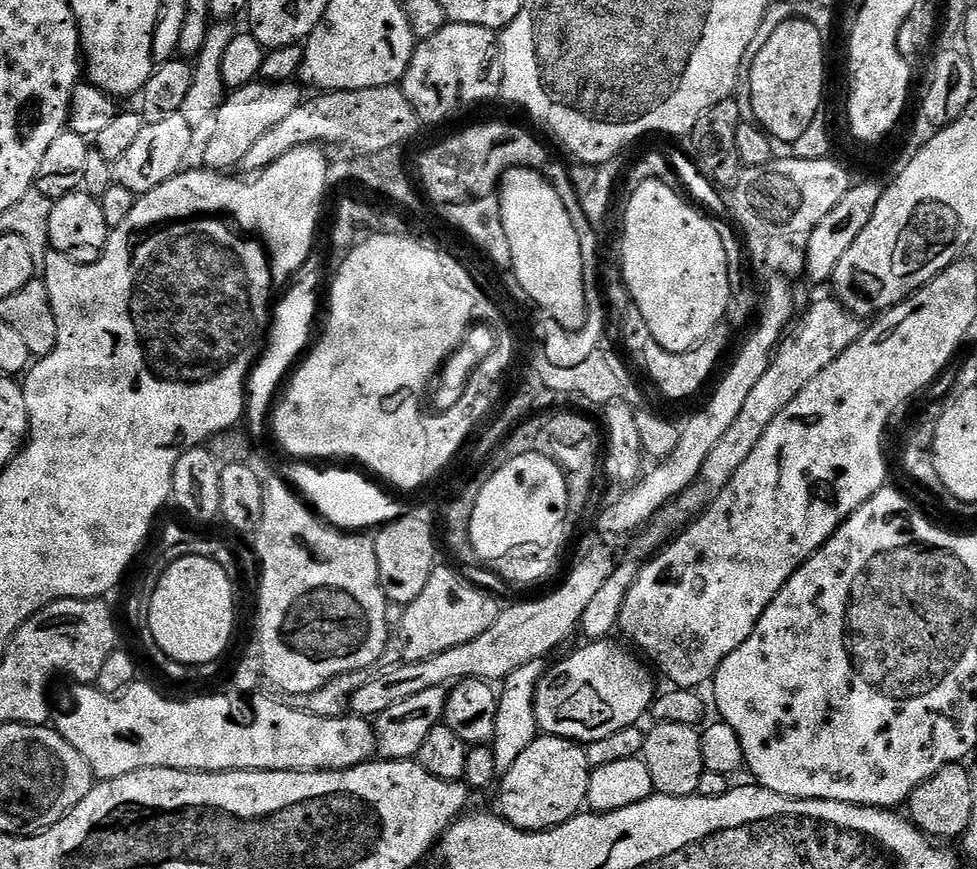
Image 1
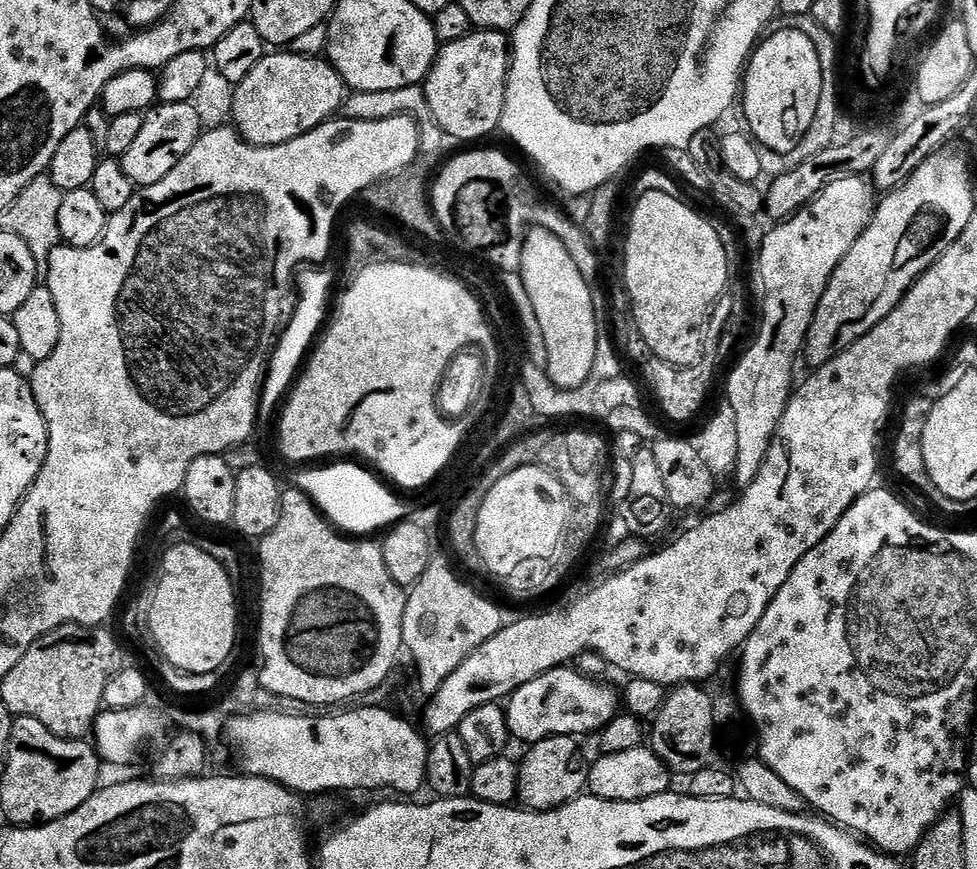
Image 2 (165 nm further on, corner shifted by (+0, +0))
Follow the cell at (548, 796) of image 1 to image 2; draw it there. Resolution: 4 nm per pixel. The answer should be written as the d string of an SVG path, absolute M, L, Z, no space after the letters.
M551 736L531 745L524 761L519 761L520 777L516 795L525 809L555 812L571 800L580 799L588 787L589 757L584 757L585 741L578 736Z

